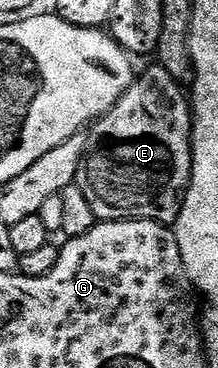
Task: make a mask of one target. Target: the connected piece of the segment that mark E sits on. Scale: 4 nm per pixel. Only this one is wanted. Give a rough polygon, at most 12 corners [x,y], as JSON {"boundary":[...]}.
{"boundary":[[152,63],[90,126],[75,184],[99,221],[174,226],[193,114]]}

